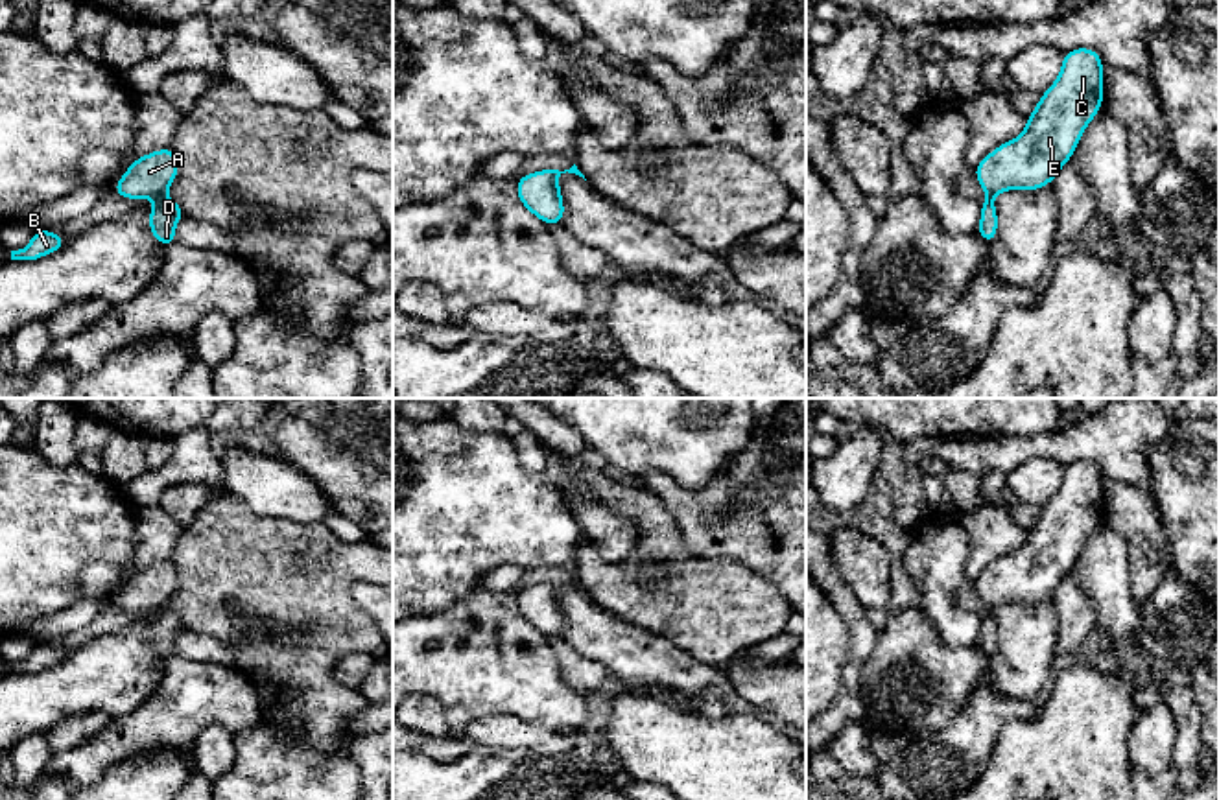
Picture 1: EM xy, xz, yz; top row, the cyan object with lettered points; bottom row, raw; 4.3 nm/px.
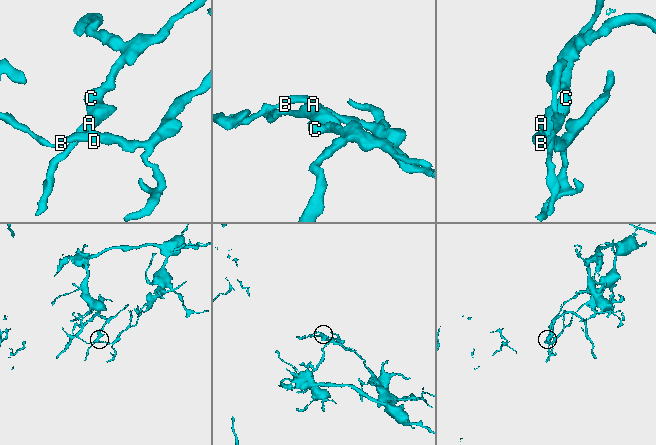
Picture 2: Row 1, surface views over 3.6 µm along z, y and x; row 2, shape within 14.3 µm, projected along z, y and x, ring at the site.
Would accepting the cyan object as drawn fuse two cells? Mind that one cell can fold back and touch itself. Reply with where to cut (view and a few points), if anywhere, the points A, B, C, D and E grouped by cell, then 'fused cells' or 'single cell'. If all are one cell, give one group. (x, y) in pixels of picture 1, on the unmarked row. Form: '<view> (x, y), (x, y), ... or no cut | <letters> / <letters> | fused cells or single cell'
xy (163, 607), (155, 609) | A C E / B D | fused cells

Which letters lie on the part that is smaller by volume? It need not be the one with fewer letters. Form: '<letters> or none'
A, C, E

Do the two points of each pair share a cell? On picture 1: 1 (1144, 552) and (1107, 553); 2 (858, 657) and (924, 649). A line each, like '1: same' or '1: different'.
1: different
2: different

